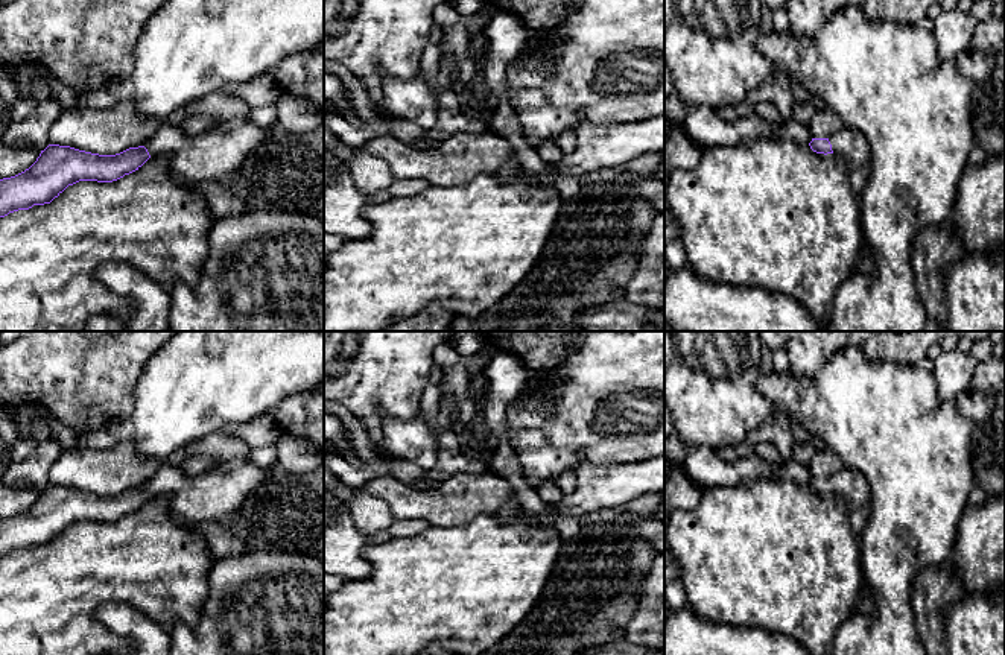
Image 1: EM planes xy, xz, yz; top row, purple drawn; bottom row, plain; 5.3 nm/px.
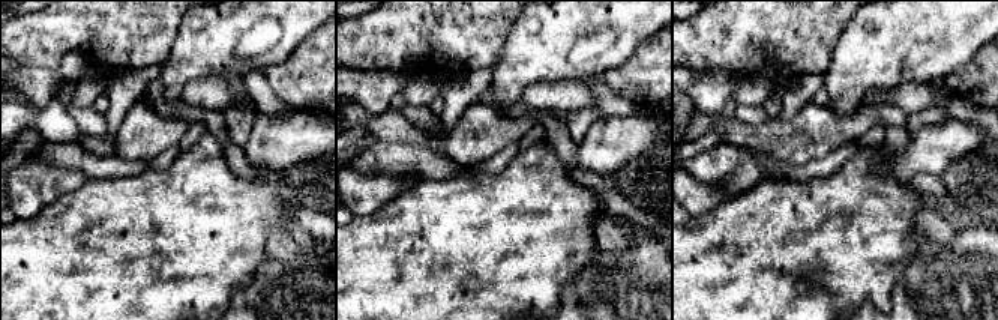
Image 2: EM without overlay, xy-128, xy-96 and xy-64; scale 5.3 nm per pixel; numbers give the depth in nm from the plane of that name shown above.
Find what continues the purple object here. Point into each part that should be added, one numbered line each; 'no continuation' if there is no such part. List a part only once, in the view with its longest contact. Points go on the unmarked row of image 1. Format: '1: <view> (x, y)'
1: yz (849, 484)

